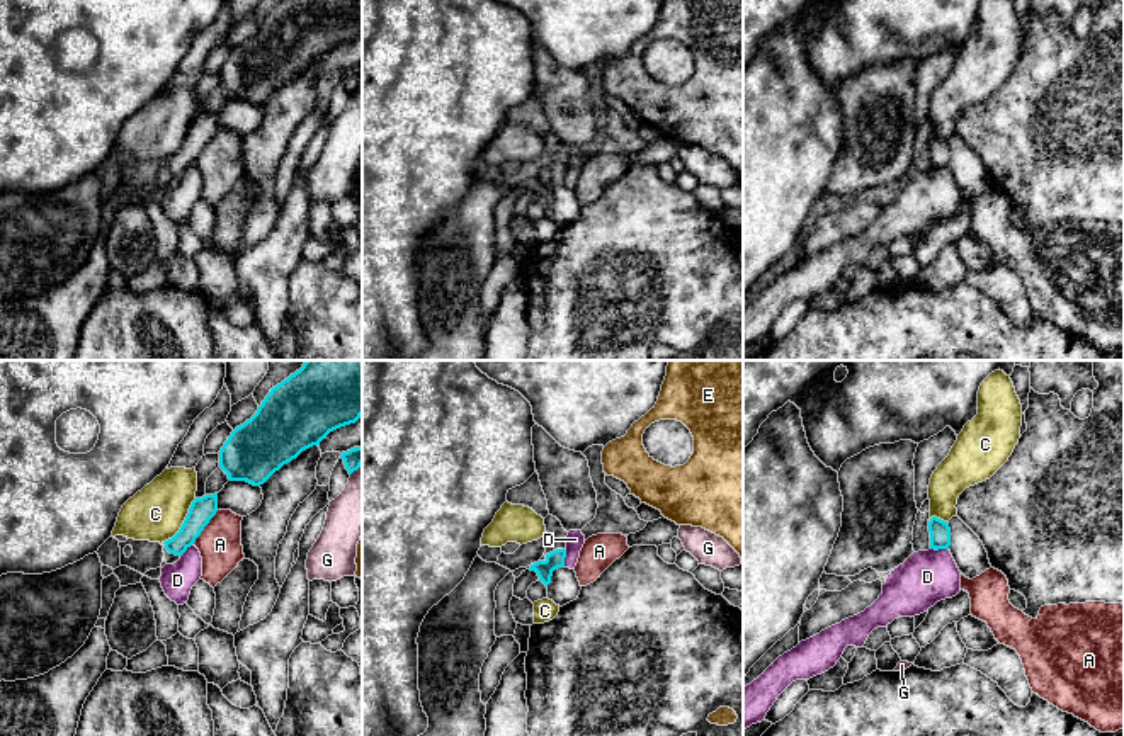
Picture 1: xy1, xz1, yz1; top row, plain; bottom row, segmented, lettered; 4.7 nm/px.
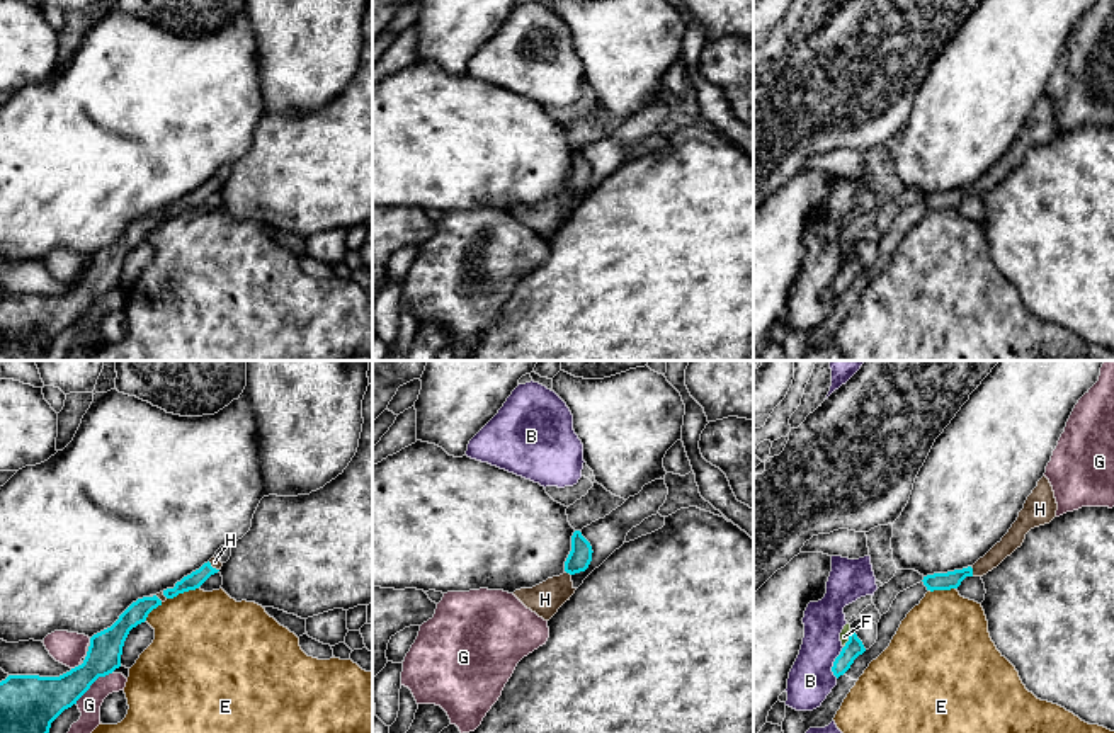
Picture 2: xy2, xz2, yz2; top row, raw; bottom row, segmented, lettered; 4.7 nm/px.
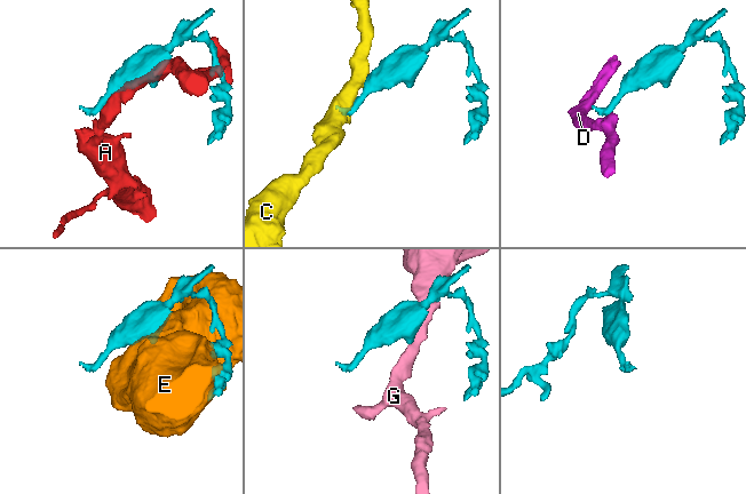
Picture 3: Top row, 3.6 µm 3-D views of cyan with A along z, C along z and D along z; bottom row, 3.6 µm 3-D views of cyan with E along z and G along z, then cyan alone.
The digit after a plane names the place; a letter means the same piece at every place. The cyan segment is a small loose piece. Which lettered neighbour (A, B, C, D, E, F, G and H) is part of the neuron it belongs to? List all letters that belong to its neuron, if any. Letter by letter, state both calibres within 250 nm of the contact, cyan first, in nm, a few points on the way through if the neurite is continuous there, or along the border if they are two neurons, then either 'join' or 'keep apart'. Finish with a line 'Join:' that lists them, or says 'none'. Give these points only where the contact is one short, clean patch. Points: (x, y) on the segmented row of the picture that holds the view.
A: calibres 120 and 200 nm; keep apart
B: calibres 90 and 220 nm; keep apart
C: calibres 120 and 260 nm; border xy1 (196, 498), (182, 526), (164, 543); keep apart
D: calibres 100 and 260 nm; border yz1 (930, 548), (948, 549); keep apart
E: calibres 80 and 460 nm; keep apart
F: calibres 90 and 50 nm; keep apart
G: calibres 220 and 110 nm; keep apart
H: calibres 80 and 90 nm; way yz2 (948, 580), (971, 572), (992, 560), (1012, 539); join
Join: H

